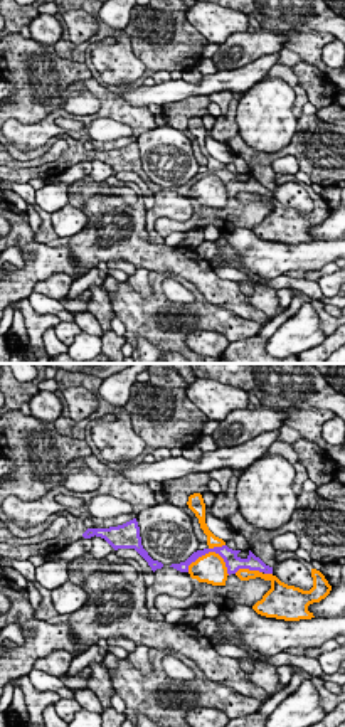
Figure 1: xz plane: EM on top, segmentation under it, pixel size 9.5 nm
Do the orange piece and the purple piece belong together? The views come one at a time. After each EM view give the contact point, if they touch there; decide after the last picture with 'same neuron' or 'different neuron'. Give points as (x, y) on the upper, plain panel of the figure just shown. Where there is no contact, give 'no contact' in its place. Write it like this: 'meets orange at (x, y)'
meets orange at (206, 177)

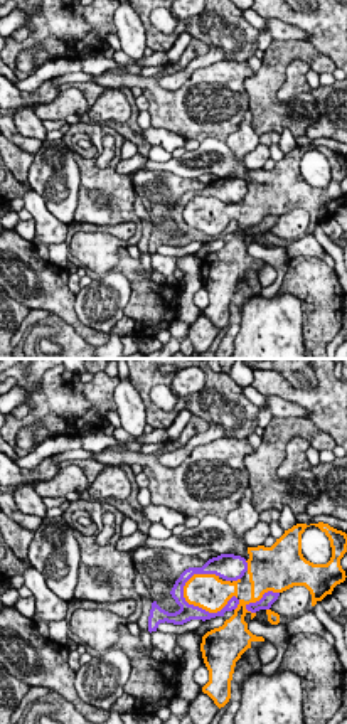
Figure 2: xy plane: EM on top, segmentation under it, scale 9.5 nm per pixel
meets orange at (208, 233)

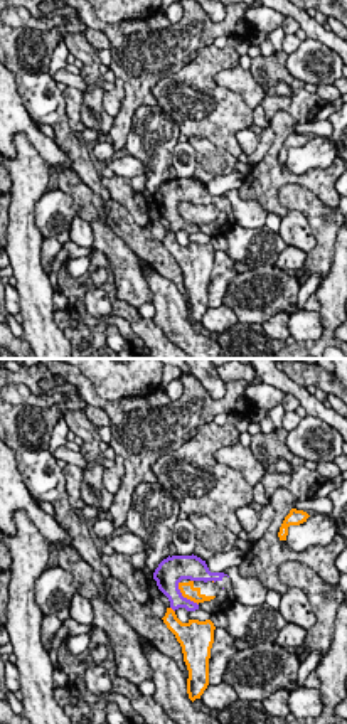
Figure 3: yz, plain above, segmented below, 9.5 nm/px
meets orange at (184, 219)

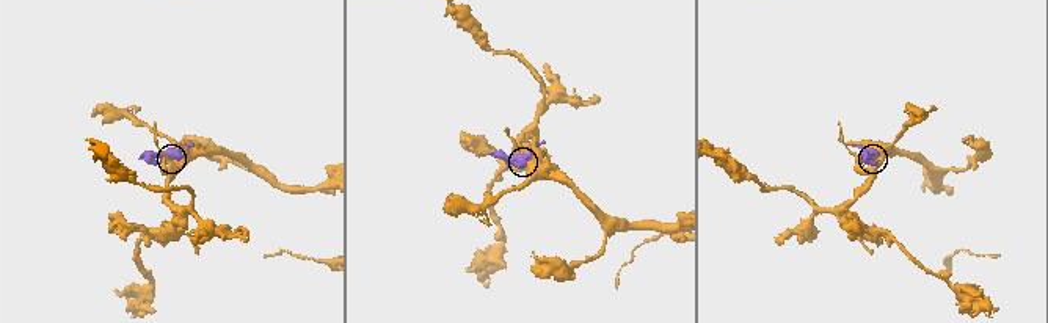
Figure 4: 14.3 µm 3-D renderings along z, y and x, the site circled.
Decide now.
different neuron

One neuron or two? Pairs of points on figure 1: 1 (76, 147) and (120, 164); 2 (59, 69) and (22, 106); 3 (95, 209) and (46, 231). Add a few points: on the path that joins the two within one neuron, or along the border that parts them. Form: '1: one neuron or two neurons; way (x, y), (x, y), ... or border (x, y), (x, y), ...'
1: one neuron; way (86, 155), (110, 159)
2: one neuron; way (51, 78), (31, 98)
3: two neurons; border (58, 238), (46, 243)

